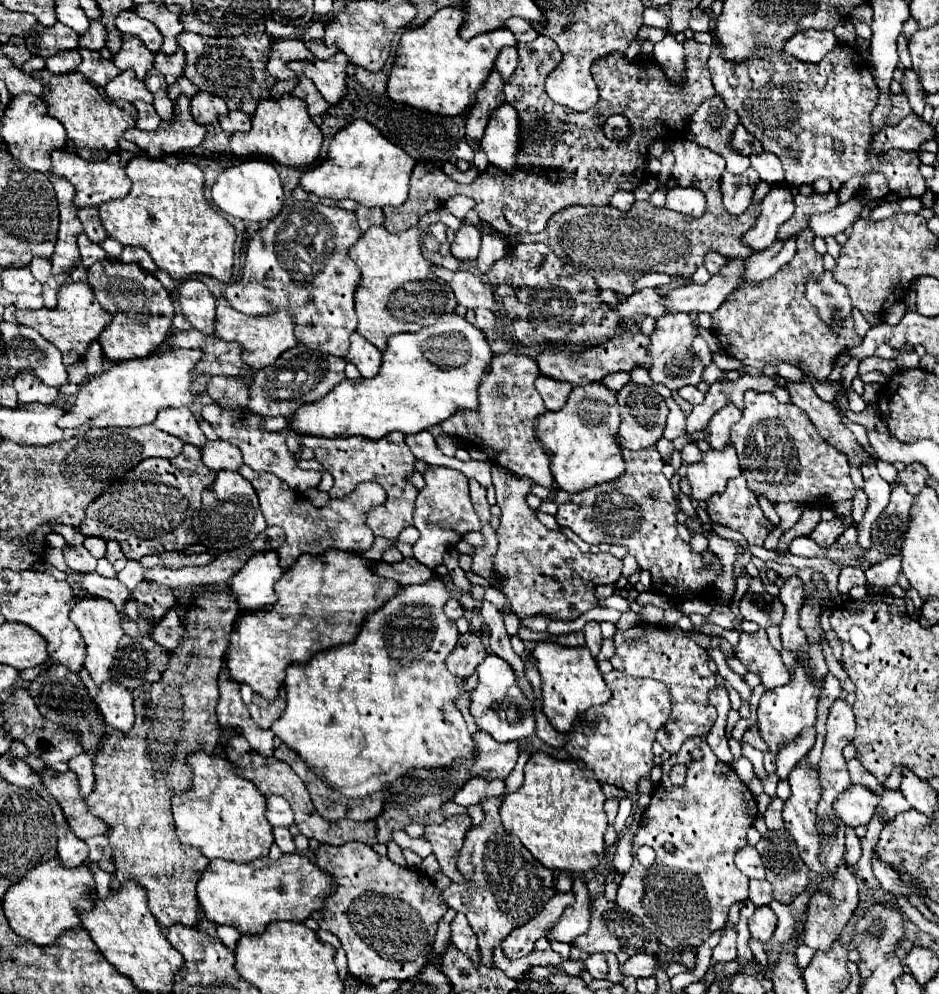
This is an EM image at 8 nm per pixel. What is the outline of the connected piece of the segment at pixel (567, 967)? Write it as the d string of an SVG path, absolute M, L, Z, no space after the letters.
M567 960L558 964L557 969L565 971L568 975L579 976L579 973L585 970L584 961Z

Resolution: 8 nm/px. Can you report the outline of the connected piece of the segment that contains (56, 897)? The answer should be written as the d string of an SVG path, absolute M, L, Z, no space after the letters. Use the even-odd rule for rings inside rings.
M59 859L37 865L19 883L9 887L3 899L3 911L11 929L37 945L53 945L57 937L81 925L81 913L91 911L95 901L95 879L89 865L67 869Z

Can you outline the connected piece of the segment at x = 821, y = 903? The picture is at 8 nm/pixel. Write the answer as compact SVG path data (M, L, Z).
M843 865L837 869L837 875L835 875L835 885L831 887L831 893L829 895L823 895L823 893L815 893L811 903L809 903L809 909L807 909L807 925L805 925L805 937L803 937L803 943L815 951L829 951L829 947L839 939L843 927L849 923L853 911L857 909L859 905L859 885L857 885L857 879L855 875Z

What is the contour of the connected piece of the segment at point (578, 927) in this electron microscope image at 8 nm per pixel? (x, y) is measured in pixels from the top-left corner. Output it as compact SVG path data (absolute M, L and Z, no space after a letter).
M581 879L573 881L573 891L575 891L575 905L563 911L561 919L557 925L551 929L549 939L551 941L561 941L561 943L573 943L575 937L585 933L591 923L591 911L589 911L589 893L587 885Z

